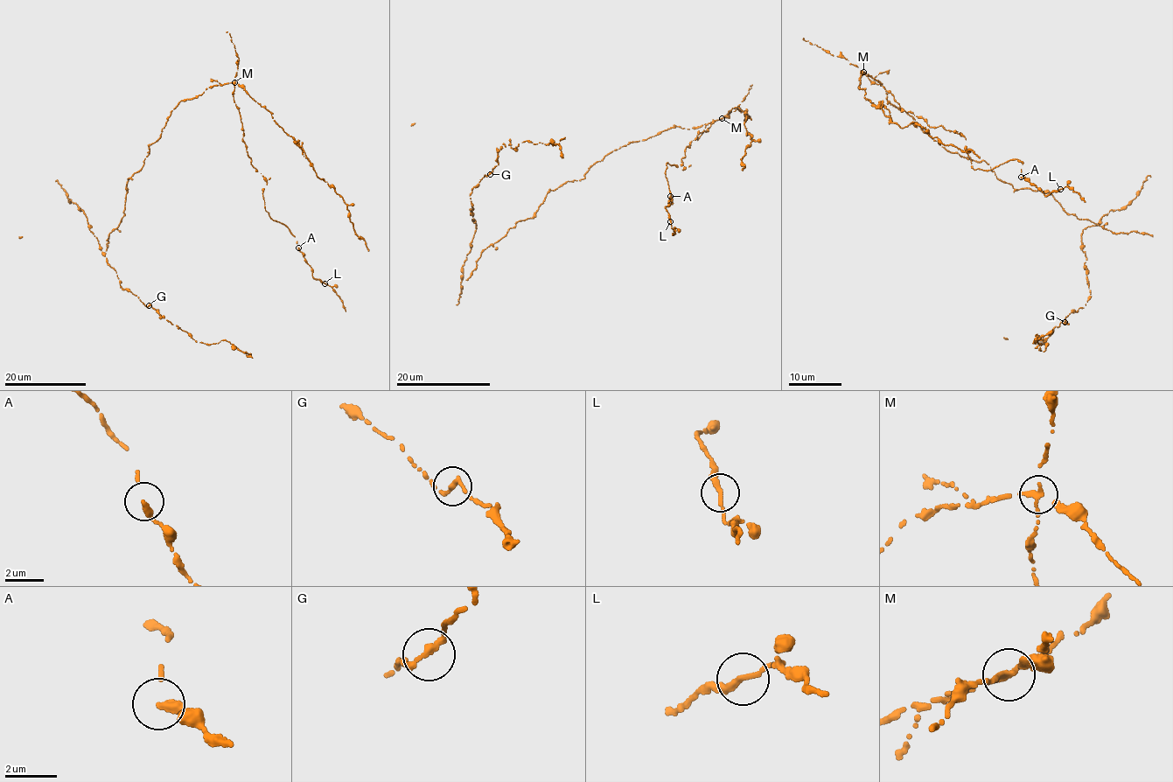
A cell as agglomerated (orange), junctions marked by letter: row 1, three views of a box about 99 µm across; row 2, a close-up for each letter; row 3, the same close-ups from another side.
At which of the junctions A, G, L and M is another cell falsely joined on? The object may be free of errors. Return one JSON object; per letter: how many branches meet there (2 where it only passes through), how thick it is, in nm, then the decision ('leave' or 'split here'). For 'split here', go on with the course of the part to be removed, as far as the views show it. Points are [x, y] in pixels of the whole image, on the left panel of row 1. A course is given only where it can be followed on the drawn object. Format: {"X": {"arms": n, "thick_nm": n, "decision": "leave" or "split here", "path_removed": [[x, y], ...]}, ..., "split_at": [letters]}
{"A": {"arms": 2, "thick_nm": 240, "decision": "leave"}, "G": {"arms": 2, "thick_nm": 240, "decision": "leave"}, "L": {"arms": 2, "thick_nm": 240, "decision": "leave"}, "M": {"arms": 2, "thick_nm": 240, "decision": "split here", "path_removed": [[234, 82], [178, 101], [141, 169], [128, 178], [122, 219], [106, 251]]}, "split_at": ["M"]}

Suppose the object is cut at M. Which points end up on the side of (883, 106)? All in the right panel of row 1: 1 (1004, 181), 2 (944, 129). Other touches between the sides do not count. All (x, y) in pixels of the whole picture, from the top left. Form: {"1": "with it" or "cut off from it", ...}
{"1": "with it", "2": "cut off from it"}

